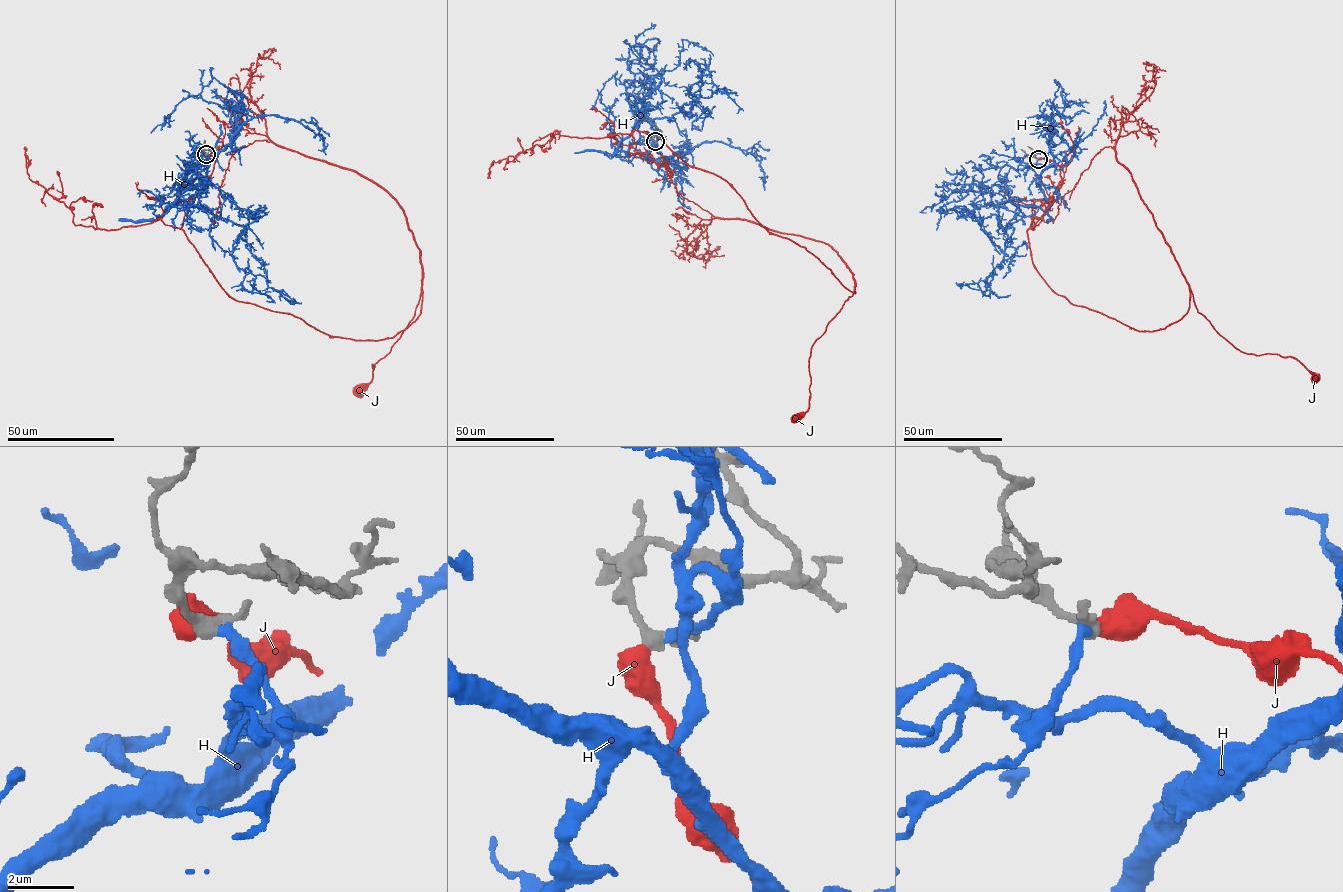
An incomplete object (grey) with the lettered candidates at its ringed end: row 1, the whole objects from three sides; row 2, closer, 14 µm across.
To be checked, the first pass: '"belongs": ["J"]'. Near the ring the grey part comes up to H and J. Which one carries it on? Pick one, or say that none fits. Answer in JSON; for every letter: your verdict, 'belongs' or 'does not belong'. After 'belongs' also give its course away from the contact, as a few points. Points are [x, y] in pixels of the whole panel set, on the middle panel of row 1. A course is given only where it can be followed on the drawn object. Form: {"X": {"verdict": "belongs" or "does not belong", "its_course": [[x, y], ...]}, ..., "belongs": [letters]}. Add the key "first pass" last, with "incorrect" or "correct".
{"H": {"verdict": "belongs", "its_course": [[655, 141], [618, 149], [638, 120], [691, 116], [680, 107], [718, 91], [737, 113]]}, "J": {"verdict": "does not belong"}, "belongs": ["H"], "first pass": "incorrect"}

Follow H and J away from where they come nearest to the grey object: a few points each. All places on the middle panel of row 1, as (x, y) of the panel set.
H: (655, 141), (618, 149), (638, 120), (691, 116), (680, 107), (718, 91), (737, 113)
J: (654, 141), (664, 163), (632, 132), (723, 179), (855, 293), (813, 344), (797, 420)

